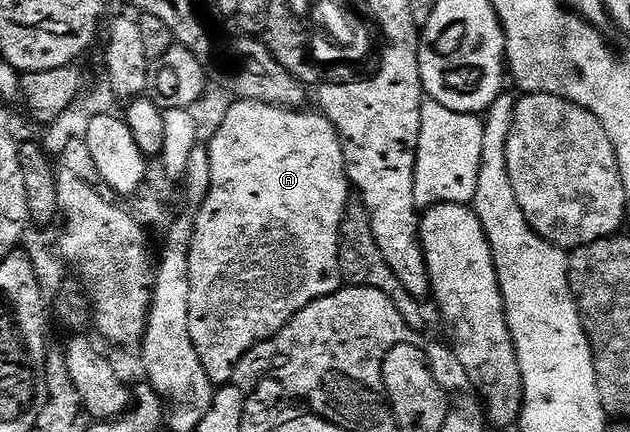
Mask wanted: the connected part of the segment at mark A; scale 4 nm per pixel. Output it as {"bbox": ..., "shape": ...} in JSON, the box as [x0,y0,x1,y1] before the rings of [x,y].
{"bbox":[189,99,351,387],"shape":[[[237,99],[232,102],[230,109],[227,111],[226,119],[219,127],[215,137],[208,141],[207,148],[209,158],[211,159],[211,187],[209,193],[205,196],[205,202],[196,210],[195,222],[193,225],[193,242],[191,243],[191,251],[189,252],[189,282],[191,283],[191,303],[189,304],[189,318],[191,319],[191,343],[195,343],[195,347],[199,351],[199,363],[203,363],[203,371],[207,371],[207,379],[211,379],[214,386],[220,387],[232,382],[233,372],[239,363],[239,359],[243,359],[249,352],[258,345],[260,341],[270,341],[279,331],[283,331],[283,327],[289,325],[289,321],[295,315],[299,315],[299,311],[303,311],[303,307],[307,307],[312,301],[323,299],[327,295],[336,293],[342,288],[343,278],[341,276],[341,264],[339,263],[339,247],[341,246],[341,224],[345,218],[345,209],[351,204],[351,186],[349,183],[349,170],[345,164],[345,147],[341,140],[341,136],[337,133],[337,128],[326,119],[325,114],[320,111],[314,113],[305,113],[306,111],[298,111],[296,109],[284,109],[282,105],[269,105],[266,101],[244,101]]]}

